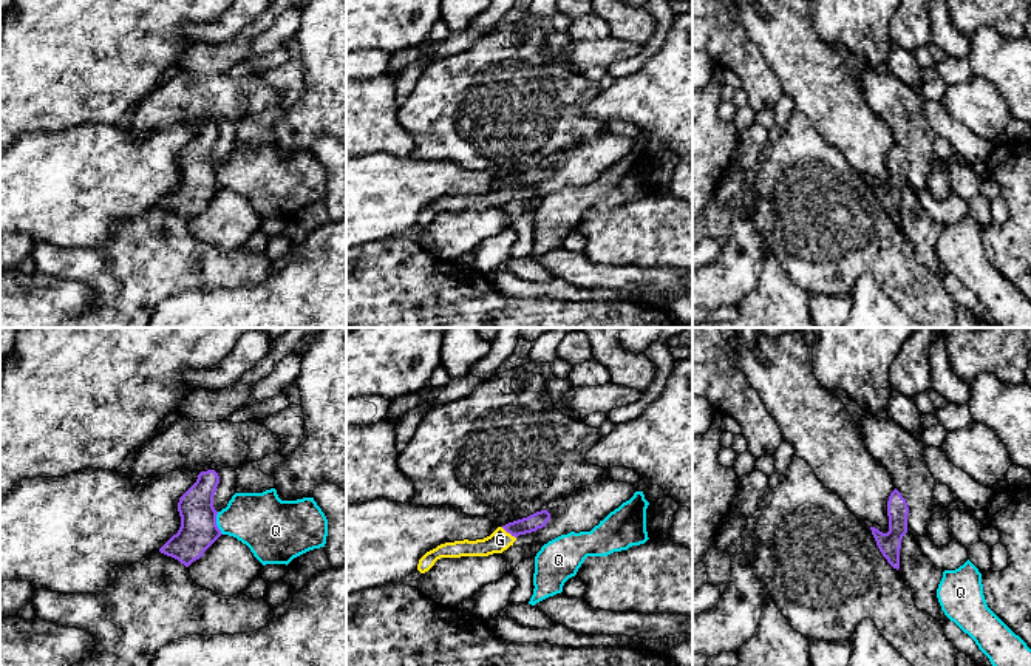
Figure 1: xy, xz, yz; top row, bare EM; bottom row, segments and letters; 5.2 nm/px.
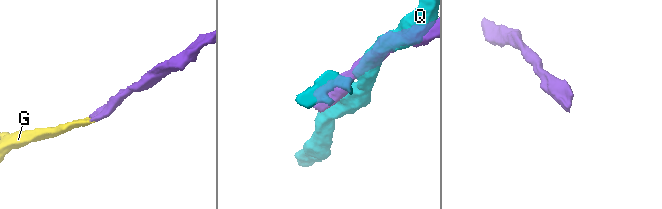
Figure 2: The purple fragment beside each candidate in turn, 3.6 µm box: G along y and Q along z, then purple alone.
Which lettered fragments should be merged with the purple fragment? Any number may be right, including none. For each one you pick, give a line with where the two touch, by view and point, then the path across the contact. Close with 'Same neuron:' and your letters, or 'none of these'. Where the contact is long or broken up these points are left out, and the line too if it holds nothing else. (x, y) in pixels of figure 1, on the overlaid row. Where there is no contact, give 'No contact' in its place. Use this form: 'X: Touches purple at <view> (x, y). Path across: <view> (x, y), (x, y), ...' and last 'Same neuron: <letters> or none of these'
G: Touches purple at xz (509, 532). Path across: xz (538, 519), (509, 532), (500, 540)
Same neuron: G

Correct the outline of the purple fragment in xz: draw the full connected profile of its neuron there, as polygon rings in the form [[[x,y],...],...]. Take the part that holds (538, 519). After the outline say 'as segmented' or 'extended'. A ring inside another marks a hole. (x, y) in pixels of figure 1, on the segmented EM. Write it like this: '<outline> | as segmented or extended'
[[[547,510],[536,511],[527,518],[509,522],[498,527],[490,536],[476,541],[454,541],[437,545],[427,552],[417,564],[420,573],[428,572],[441,558],[461,558],[461,556],[488,556],[507,550],[519,535],[536,532],[546,527],[550,519]]] | extended

